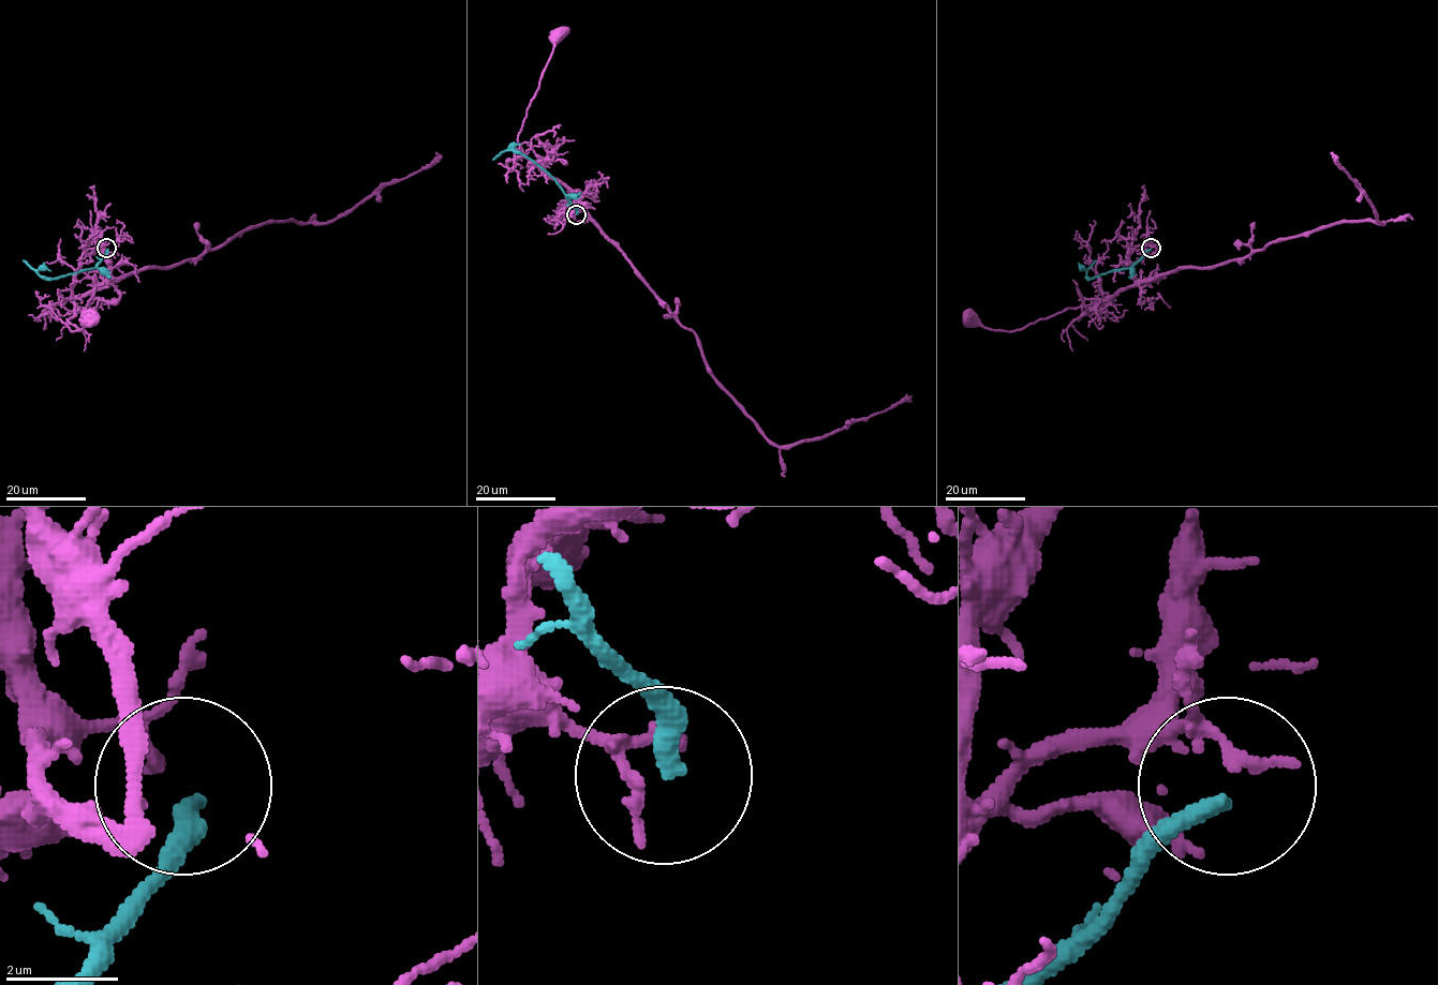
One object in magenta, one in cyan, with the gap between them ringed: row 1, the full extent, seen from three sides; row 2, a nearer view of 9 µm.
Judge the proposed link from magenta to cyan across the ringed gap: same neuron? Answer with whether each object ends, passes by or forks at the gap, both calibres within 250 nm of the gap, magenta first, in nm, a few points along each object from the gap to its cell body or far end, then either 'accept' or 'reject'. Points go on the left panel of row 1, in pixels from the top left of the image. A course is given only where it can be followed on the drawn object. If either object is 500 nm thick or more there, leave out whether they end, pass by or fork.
magenta ends there; cyan ends there; 260 nm thick on the magenta side, 360 nm on the other; magenta runs (105, 248), (97, 245), (109, 280), (147, 267), (171, 267), (262, 223), (327, 222), (346, 214), (442, 157); cyan runs (107, 249), (93, 267), (55, 279), (40, 277), (23, 260); reject

